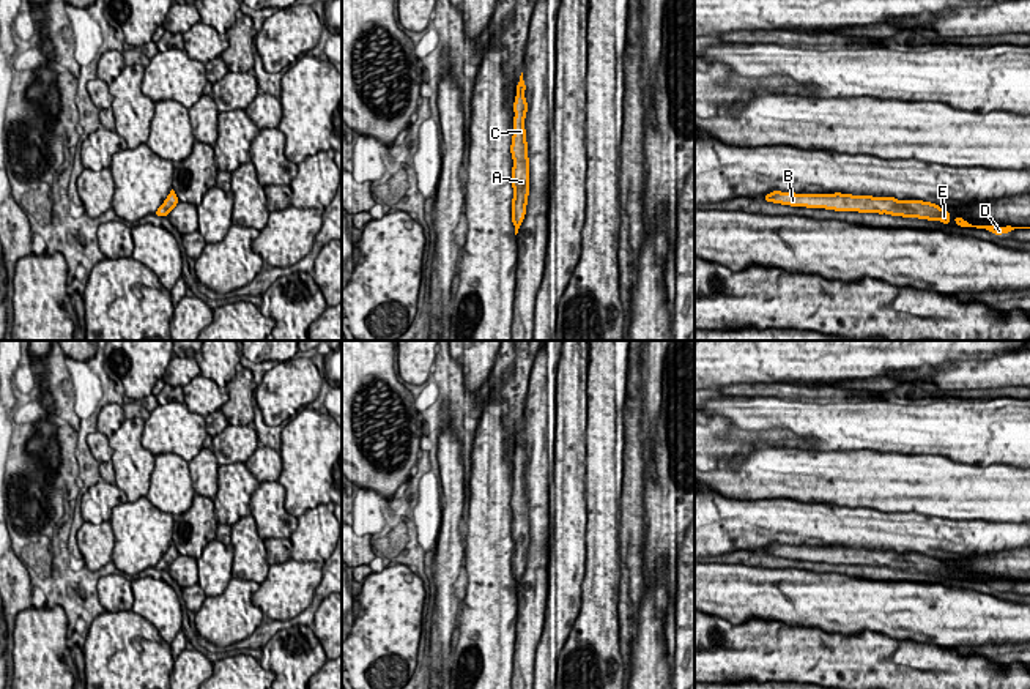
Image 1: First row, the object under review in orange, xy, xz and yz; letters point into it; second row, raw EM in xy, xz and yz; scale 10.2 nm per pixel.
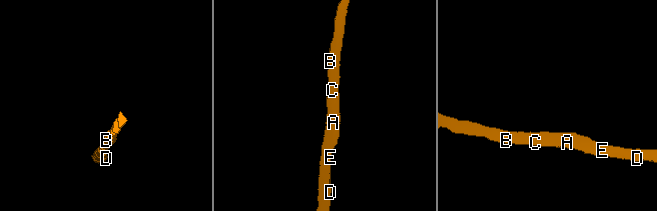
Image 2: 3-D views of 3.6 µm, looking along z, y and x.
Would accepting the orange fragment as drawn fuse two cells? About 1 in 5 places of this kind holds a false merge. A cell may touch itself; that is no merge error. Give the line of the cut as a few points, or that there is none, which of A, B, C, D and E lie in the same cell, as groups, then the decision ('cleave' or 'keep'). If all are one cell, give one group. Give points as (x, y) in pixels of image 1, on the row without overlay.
no cut | A B C D E | keep

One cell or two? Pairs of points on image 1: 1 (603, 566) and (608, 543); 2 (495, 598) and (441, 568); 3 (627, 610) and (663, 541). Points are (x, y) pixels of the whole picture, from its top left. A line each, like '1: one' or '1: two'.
1: one
2: two
3: two

